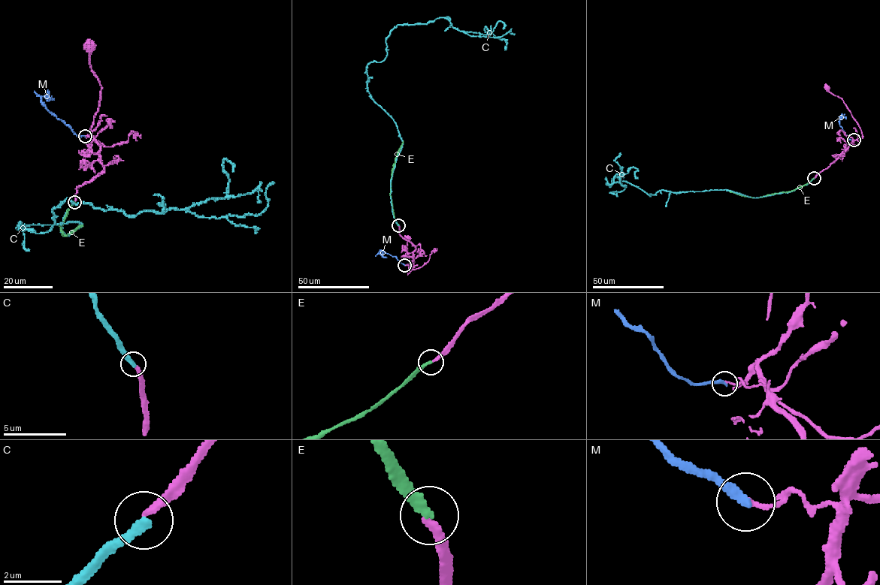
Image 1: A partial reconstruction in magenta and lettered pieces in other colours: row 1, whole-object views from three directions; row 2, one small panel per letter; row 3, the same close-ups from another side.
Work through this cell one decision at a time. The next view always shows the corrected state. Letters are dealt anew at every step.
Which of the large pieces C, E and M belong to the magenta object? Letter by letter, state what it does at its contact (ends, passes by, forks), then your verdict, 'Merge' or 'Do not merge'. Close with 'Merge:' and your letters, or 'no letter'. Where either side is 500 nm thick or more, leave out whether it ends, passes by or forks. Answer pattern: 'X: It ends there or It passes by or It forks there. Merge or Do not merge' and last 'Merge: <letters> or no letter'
C: It ends there. Do not merge
E: It ends there. Merge
M: It ends there. Do not merge
Merge: E

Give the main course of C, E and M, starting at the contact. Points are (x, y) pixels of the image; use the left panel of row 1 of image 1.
C: (74, 202), (68, 236), (81, 224), (20, 230), (47, 232), (66, 200), (127, 215), (259, 215), (274, 182)
E: (74, 202), (68, 209), (61, 225), (62, 233), (65, 236), (83, 224)
M: (85, 136), (77, 136), (52, 114), (40, 98), (54, 98)

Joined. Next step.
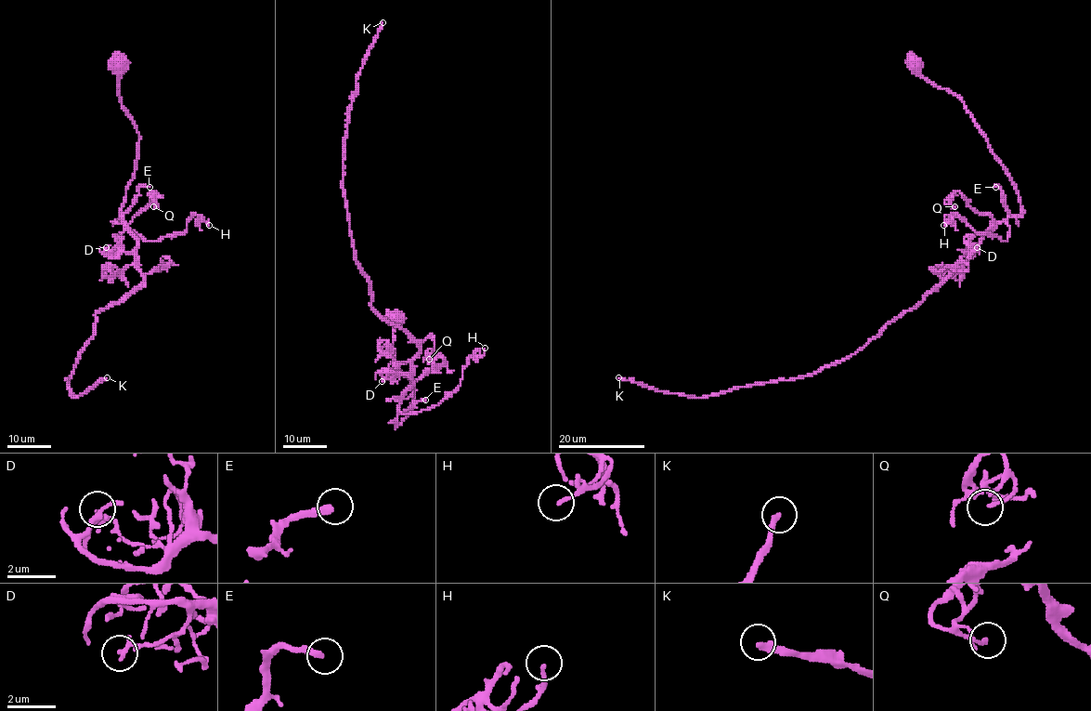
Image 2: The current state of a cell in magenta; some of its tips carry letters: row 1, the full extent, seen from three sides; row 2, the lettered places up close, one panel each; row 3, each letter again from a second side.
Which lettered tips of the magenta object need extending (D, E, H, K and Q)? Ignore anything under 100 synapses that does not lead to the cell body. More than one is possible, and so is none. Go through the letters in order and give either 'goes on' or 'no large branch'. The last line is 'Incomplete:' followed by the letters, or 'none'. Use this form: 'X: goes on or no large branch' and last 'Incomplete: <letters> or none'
D: no large branch
E: no large branch
H: no large branch
K: goes on
Q: no large branch
Incomplete: K

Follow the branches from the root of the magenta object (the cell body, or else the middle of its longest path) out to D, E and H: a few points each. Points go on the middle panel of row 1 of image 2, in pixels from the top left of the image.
D: (395, 320), (395, 362), (415, 388), (413, 406), (396, 427), (400, 397), (413, 381), (397, 372), (382, 381)
E: (395, 320), (395, 362), (415, 388), (409, 413), (396, 426), (398, 414), (425, 400)
H: (395, 320), (395, 362), (415, 388), (396, 427), (398, 410), (420, 413), (447, 398), (467, 359), (485, 348)

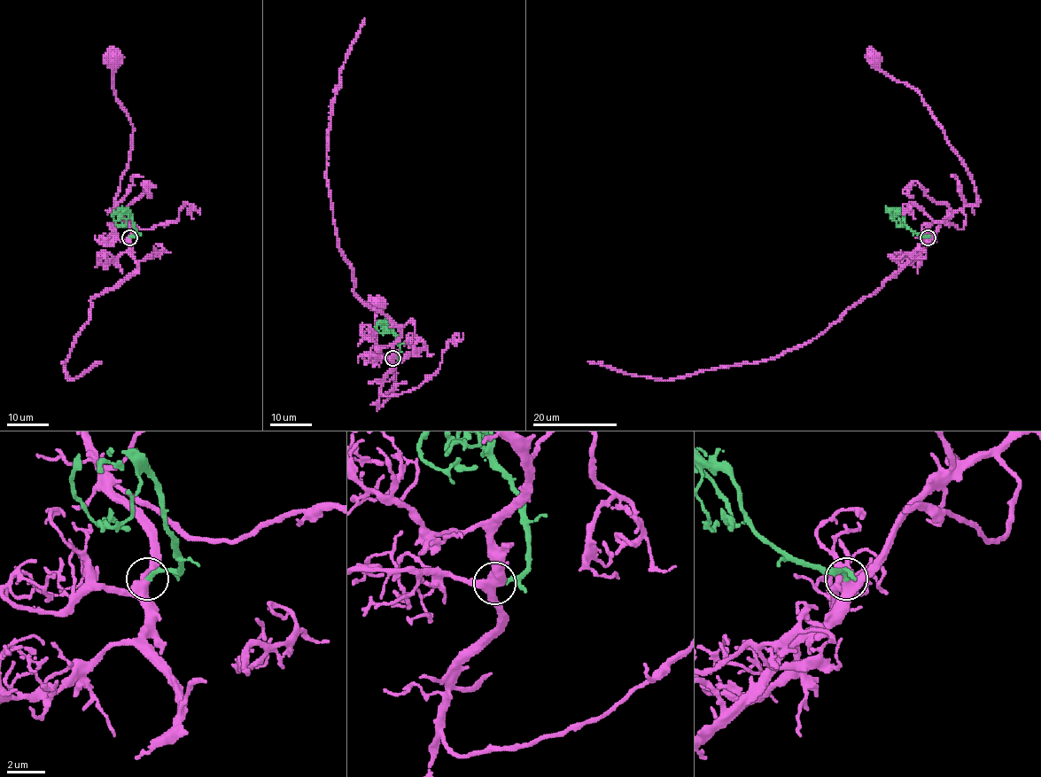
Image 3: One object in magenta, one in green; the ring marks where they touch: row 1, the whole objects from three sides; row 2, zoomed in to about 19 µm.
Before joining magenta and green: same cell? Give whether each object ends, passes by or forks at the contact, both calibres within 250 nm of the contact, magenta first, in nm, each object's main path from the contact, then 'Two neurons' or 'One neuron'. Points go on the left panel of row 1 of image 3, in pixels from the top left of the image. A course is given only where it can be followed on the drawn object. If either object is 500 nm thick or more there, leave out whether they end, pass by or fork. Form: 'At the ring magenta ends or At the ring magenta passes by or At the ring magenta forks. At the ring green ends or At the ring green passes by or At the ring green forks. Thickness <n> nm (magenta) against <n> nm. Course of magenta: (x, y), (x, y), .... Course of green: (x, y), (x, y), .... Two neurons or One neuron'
At the ring magenta forks. At the ring green ends. Thickness 400 nm (magenta) against 280 nm. Course of magenta: (130, 237), (131, 230), (120, 217), (114, 205), (120, 177), (128, 163), (133, 128), (113, 89), (113, 59). Course of green: (130, 237), (137, 235), (133, 218), (126, 211), (117, 211), (113, 219), (118, 225), (126, 228). One neuron

